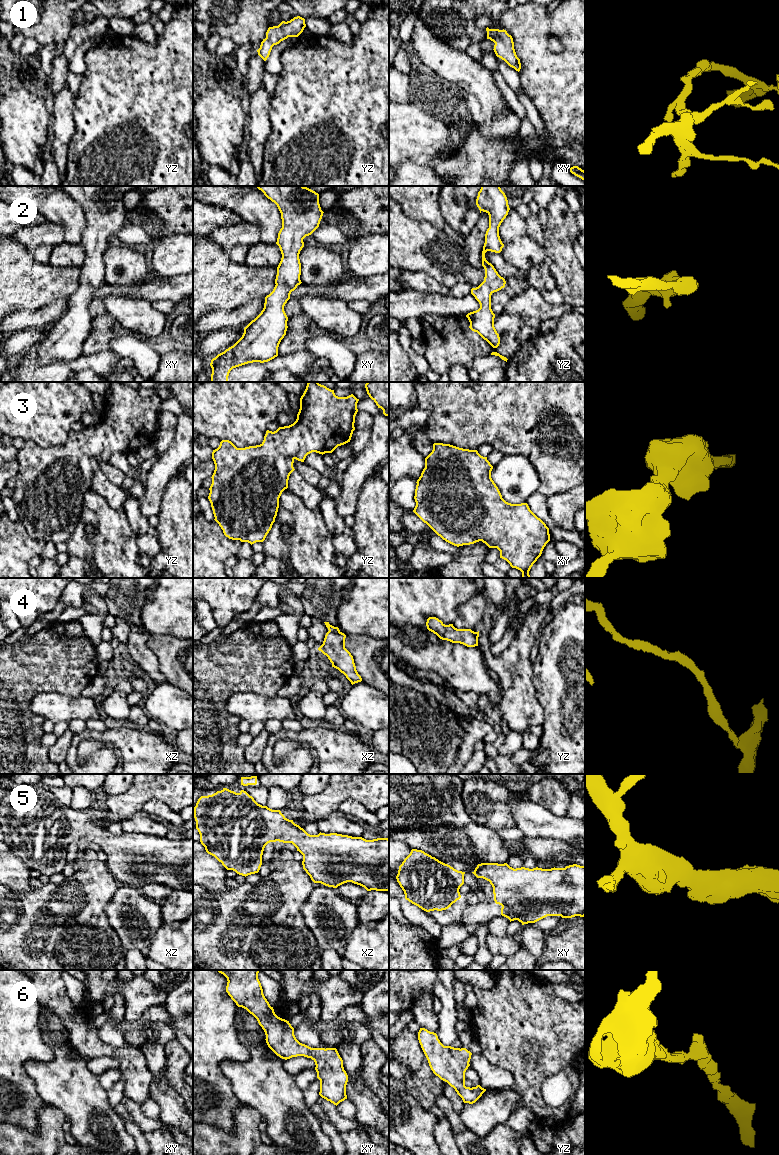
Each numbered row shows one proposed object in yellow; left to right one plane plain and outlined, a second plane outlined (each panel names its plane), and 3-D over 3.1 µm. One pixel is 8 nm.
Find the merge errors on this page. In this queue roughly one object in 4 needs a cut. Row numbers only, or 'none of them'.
none of them

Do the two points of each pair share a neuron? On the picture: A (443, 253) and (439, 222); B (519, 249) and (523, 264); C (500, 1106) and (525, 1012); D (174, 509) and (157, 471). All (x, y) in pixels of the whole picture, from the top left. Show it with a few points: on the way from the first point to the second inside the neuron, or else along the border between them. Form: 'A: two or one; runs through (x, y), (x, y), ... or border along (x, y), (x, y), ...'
A: two; border along (418, 220), (426, 220), (442, 230)
B: one; runs through (523, 253), (523, 260)
C: two; border along (510, 1088), (519, 1095), (518, 1102), (513, 1110)
D: two; border along (178, 468), (164, 489), (159, 511)

